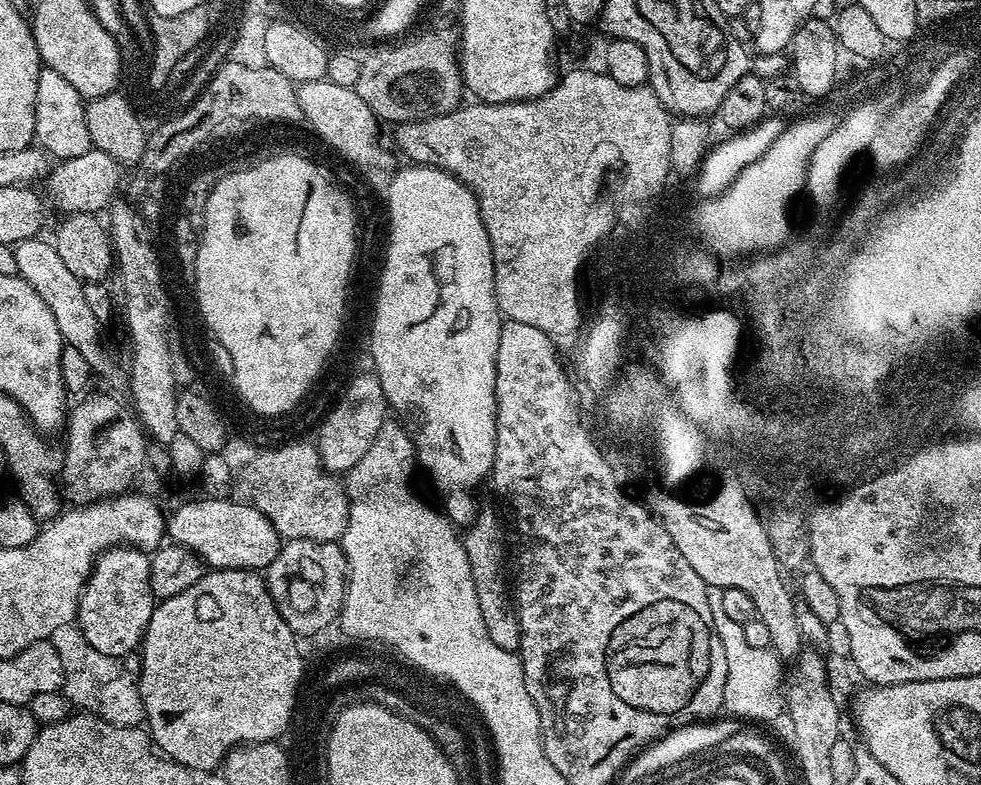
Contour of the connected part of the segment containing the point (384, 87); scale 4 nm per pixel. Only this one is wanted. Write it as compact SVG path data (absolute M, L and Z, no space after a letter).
M440 18L429 32L420 28L395 42L373 47L373 52L360 61L362 74L358 74L355 87L358 98L370 106L377 121L389 120L392 126L450 114L466 96L460 54L453 51L454 43L455 32L446 18Z

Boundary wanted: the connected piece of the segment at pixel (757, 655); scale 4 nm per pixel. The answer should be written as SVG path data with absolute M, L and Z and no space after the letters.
M718 588L708 589L708 601L710 602L710 610L714 614L714 626L718 630L718 638L722 638L722 650L726 650L726 690L724 691L724 707L723 711L729 717L739 718L741 721L747 720L772 720L776 715L785 711L784 689L782 687L782 676L776 673L776 663L778 657L772 648L759 648L758 646L750 646L750 642L746 642L746 634L744 633L744 625L733 622L731 618L722 610L722 591Z

